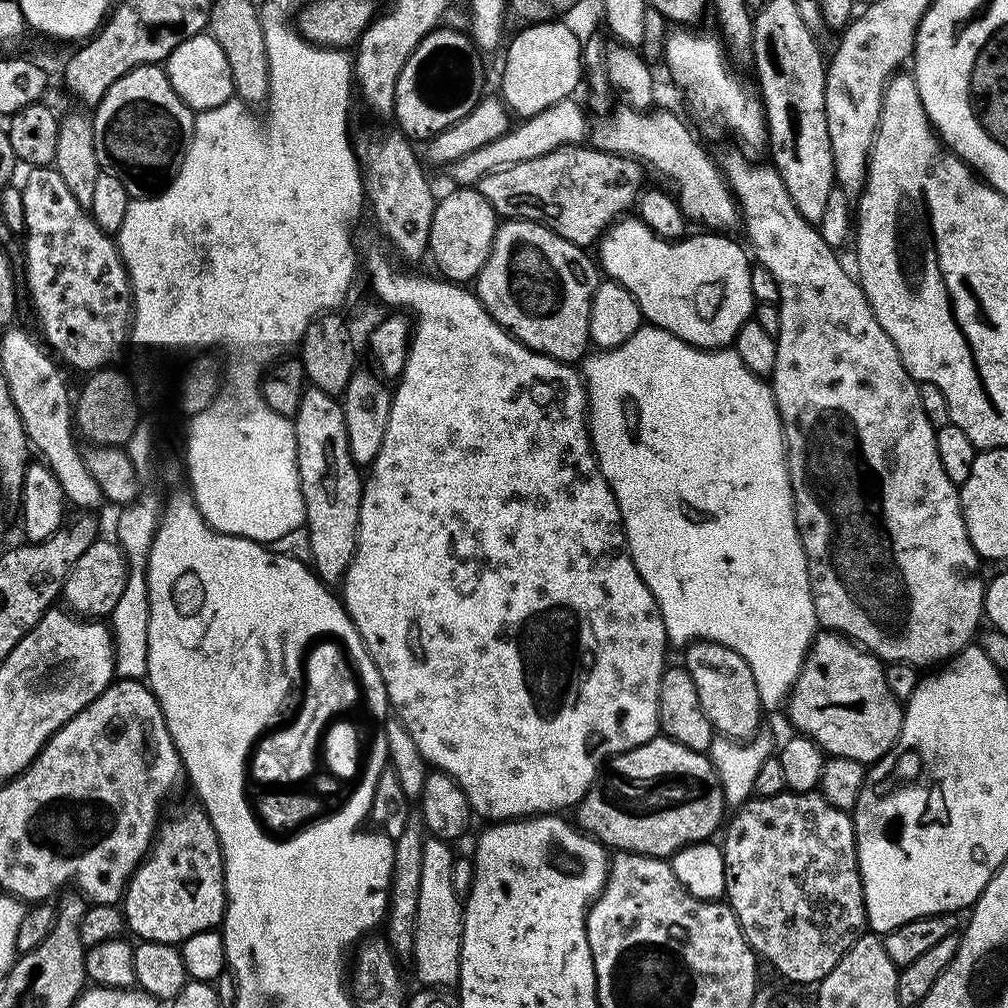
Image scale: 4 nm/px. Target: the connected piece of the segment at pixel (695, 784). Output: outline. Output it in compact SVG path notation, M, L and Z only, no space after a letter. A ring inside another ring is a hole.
M658 734L650 742L639 744L637 748L631 748L628 752L621 752L619 756L613 756L610 761L612 769L601 771L596 779L592 781L588 788L588 793L580 799L580 803L575 805L575 823L580 831L588 833L596 840L599 840L605 848L609 850L619 850L622 852L637 852L643 856L659 856L661 858L671 858L675 852L682 850L688 844L702 844L713 839L716 831L721 831L722 825L726 820L726 805L724 802L724 788L720 784L720 779L716 773L716 768L712 765L711 759L703 752L695 752L678 742L669 740L667 736Z

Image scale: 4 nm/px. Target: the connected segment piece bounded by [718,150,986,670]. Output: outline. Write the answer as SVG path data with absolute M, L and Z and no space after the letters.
M740 150L738 152L728 152L724 157L719 157L718 163L720 171L724 173L724 179L728 182L728 187L732 189L732 195L736 197L736 202L740 206L740 214L742 217L742 229L748 235L747 247L750 249L751 255L754 257L755 263L766 266L766 270L770 270L770 274L774 274L774 282L778 282L778 290L780 291L780 303L778 305L780 310L780 332L775 336L776 349L778 350L778 358L774 362L774 370L770 377L772 385L772 393L776 399L776 405L780 411L780 421L784 427L784 449L788 451L788 473L790 474L790 482L792 483L792 497L794 498L794 510L796 511L796 525L800 531L800 541L804 547L804 553L808 559L808 573L810 574L810 586L812 587L812 597L814 598L814 610L816 611L816 623L821 629L829 632L839 632L840 635L848 637L854 644L859 644L861 648L865 648L867 652L872 653L873 656L881 662L893 664L894 662L906 662L912 664L917 670L924 670L927 664L939 665L941 662L951 661L952 657L957 652L961 652L963 648L969 647L973 643L972 635L976 632L976 627L979 626L980 620L985 619L984 615L984 589L986 587L986 576L980 573L982 561L976 555L974 546L970 542L970 538L966 534L966 526L962 518L962 510L960 509L960 490L957 485L950 482L950 478L946 478L946 470L942 470L942 458L938 458L938 446L936 445L936 429L933 428L930 418L926 418L926 410L922 410L922 398L920 397L920 390L917 381L912 379L912 375L906 370L906 366L900 360L898 350L894 346L894 342L890 342L890 338L886 334L886 330L882 330L882 326L878 326L878 318L874 318L874 314L870 310L868 300L864 297L864 290L860 286L859 279L851 271L840 265L837 249L830 247L822 238L819 227L811 224L806 218L798 212L794 201L790 198L790 193L786 190L786 185L782 182L782 178L776 172L776 169L771 163L765 164L751 164L747 160L745 153Z

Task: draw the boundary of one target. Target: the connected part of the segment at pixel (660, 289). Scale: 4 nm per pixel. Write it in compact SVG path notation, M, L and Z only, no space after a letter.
M621 218L608 225L608 231L598 241L598 264L603 275L609 280L617 280L626 286L626 290L630 290L630 294L634 294L641 317L651 327L666 330L695 348L711 350L729 347L735 341L738 330L742 330L754 312L749 253L743 247L740 249L728 234L688 234L679 240L663 240L642 219L628 219Z

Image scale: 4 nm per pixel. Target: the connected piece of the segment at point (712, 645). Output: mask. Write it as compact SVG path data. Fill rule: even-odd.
M693 640L691 644L683 649L682 655L684 655L682 666L688 671L690 678L694 678L694 687L698 690L698 702L702 702L702 710L706 714L706 718L711 722L713 729L721 736L741 742L747 742L757 735L761 731L760 716L762 717L762 709L760 707L760 695L758 694L754 674L750 670L750 666L746 666L744 659L734 650L709 640Z

